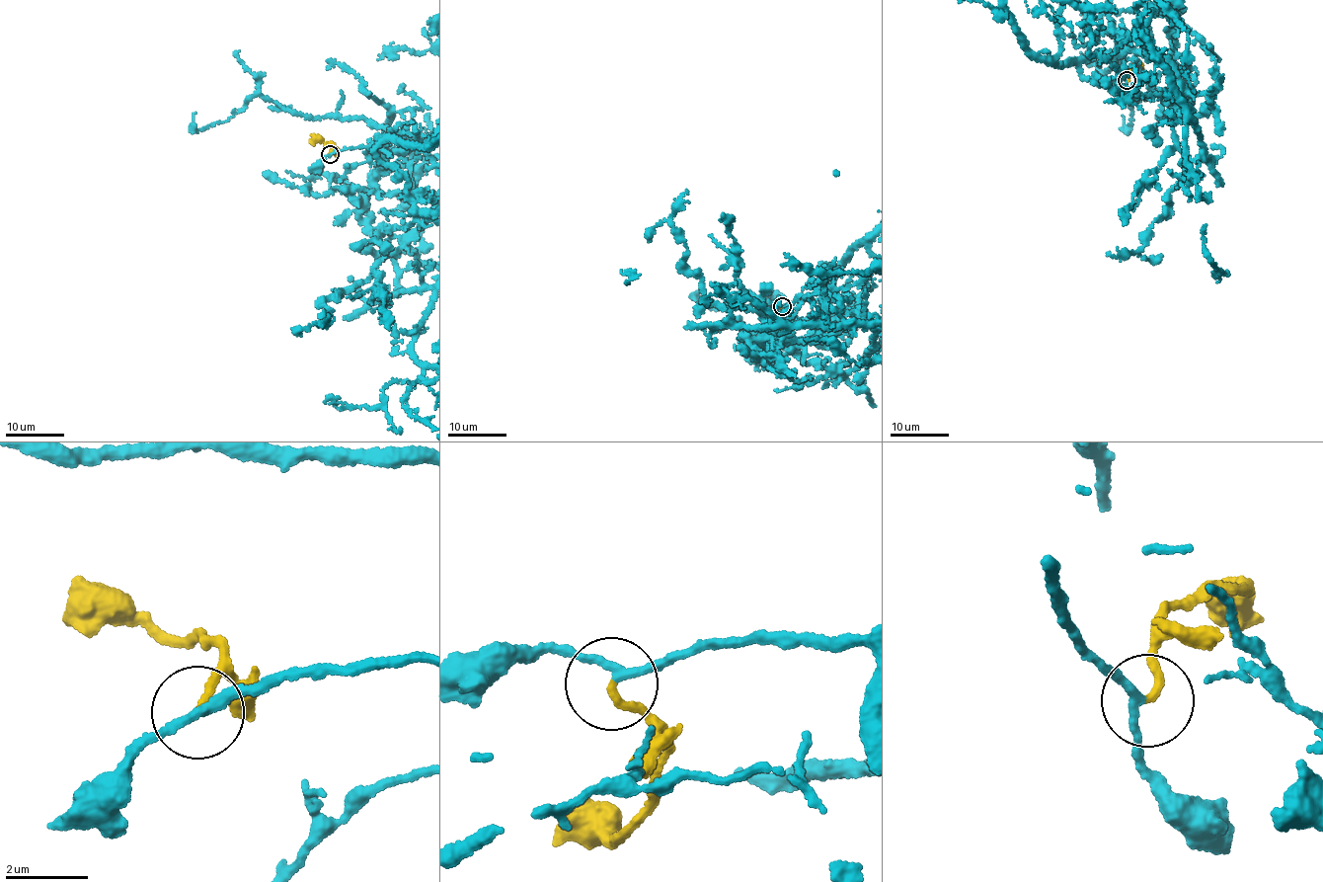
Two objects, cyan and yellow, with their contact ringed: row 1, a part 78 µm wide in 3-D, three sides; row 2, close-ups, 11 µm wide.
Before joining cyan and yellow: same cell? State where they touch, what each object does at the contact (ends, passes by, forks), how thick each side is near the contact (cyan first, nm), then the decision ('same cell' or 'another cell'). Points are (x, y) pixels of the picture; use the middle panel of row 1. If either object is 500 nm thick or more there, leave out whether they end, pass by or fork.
place (782, 306); cyan passes by; yellow ends; calibres 200 and 200 nm; same cell

